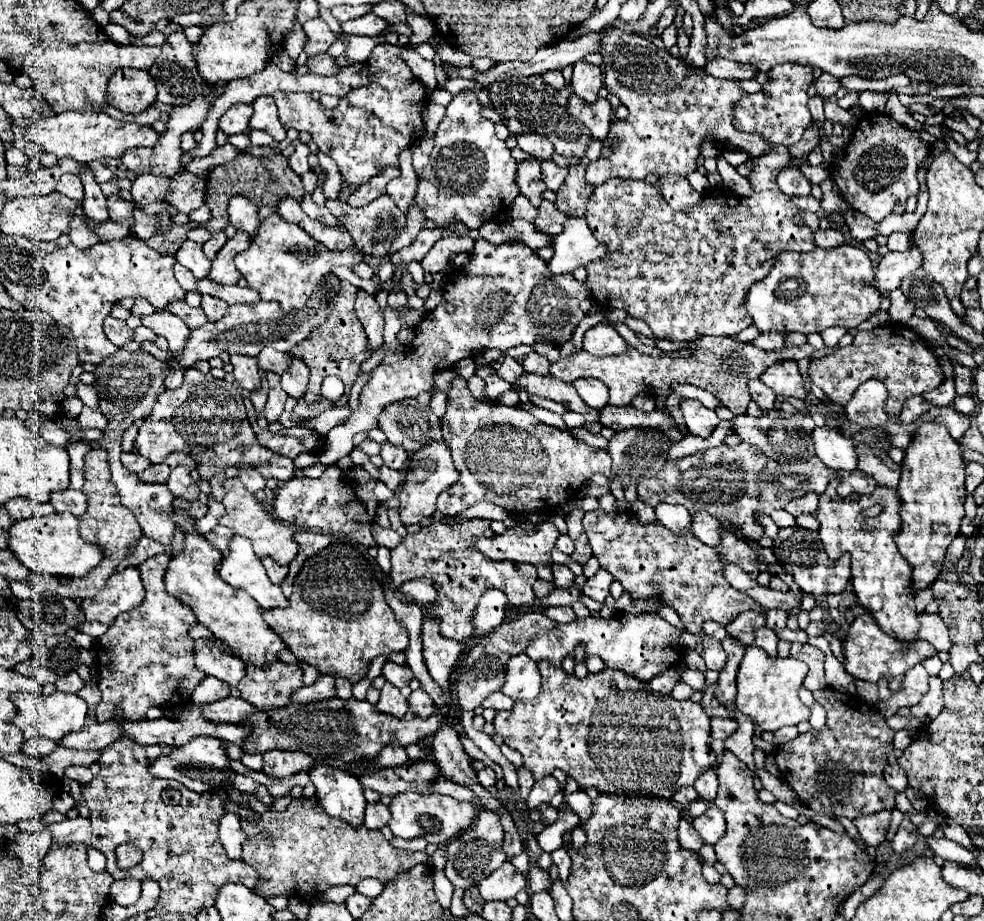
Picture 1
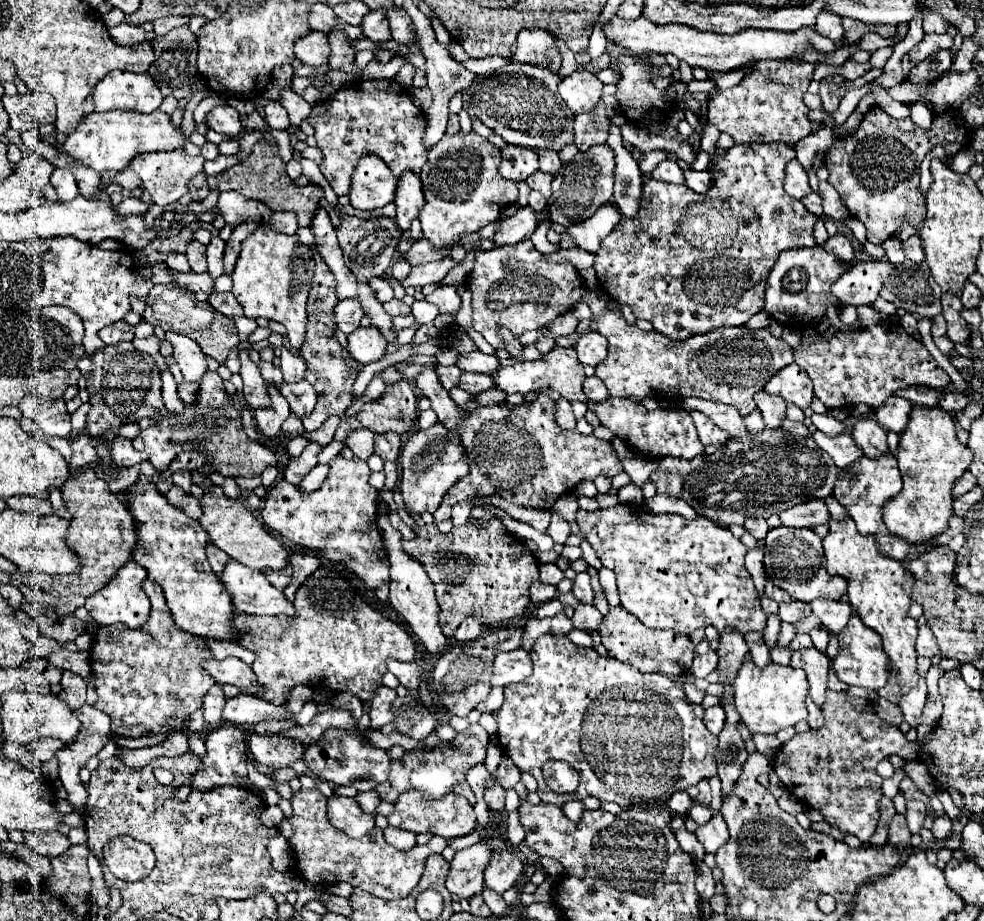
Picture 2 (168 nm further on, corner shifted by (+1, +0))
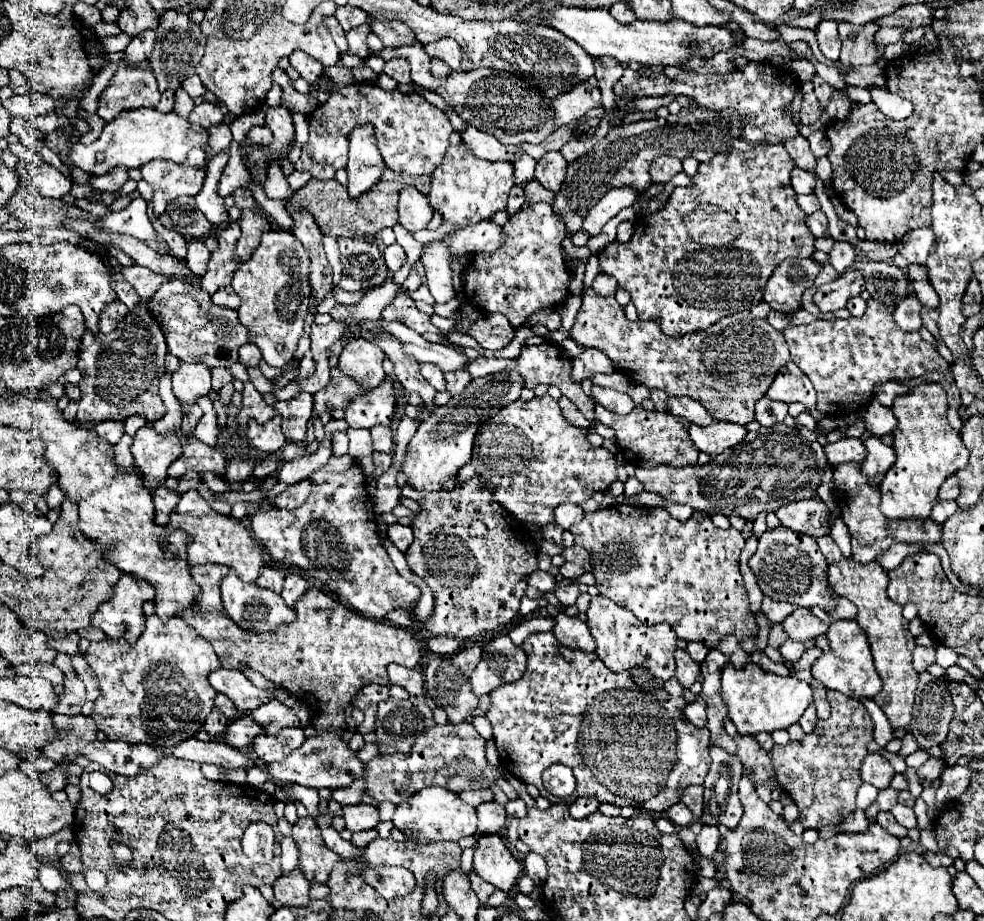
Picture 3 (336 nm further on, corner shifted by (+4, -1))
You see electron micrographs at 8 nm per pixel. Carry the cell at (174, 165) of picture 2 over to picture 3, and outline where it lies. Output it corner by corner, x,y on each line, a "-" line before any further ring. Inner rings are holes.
197,148
189,152
184,164
168,160
152,160
144,164
140,170
144,180
154,188
154,214
160,216
178,196
196,196
204,184
206,164
206,154

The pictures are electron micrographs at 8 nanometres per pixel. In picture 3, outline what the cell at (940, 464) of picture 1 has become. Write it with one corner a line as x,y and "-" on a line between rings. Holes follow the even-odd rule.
920,384
910,388
908,394
894,398
892,412
898,420
894,436
896,462
886,472
880,492
880,510
886,518
928,518
932,506
938,502
940,484
968,464
968,448
964,446
958,430
946,420
946,392
940,384

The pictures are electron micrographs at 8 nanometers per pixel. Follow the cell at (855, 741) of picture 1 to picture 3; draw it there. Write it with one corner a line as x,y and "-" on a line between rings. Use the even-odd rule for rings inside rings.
828,692
832,716
818,720
816,730
806,734
800,742
774,746
770,756
776,768
778,786
794,800
804,828
822,828
826,824
840,824
856,810
856,792
862,786
858,768
868,754
866,744
872,740
874,722
864,704
840,692

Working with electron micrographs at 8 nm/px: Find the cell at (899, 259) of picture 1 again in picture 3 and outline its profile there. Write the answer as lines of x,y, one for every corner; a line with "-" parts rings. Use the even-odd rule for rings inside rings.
846,270
834,282
820,286
818,292
812,296
812,302
820,308
822,314
828,314
846,308
846,302
854,296
860,296
862,290
864,290
862,274
856,270

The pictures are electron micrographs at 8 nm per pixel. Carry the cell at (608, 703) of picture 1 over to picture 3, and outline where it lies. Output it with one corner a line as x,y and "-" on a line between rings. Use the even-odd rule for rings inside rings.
552,632
532,634
524,640
522,650
528,656
524,676
514,684
492,690
490,710
486,712
500,752
500,764
506,772
524,784
534,784
540,790
540,796
548,798
552,804
572,804
576,798
596,796
600,802
634,806
640,812
664,812
668,806
680,802
680,794
686,786
704,784
710,768
710,732
692,726
684,718
682,708
686,702
682,696
670,696
664,688
640,688
628,672
616,674
608,670
596,654
562,646
-
550,764
566,764
572,768
576,790
570,796
558,798
544,788
542,772

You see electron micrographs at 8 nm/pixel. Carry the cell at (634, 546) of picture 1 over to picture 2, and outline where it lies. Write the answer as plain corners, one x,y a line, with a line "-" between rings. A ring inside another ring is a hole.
615,505
611,509
577,511
577,523
587,537
603,567
611,569
617,577
621,605
633,613
649,629
675,629
677,633
691,635
695,629
715,625
719,633
725,627
735,627
741,633
763,631
767,613
759,605
759,593
745,569
747,547
727,527
721,527
707,517
693,521
671,515
651,513
641,505

